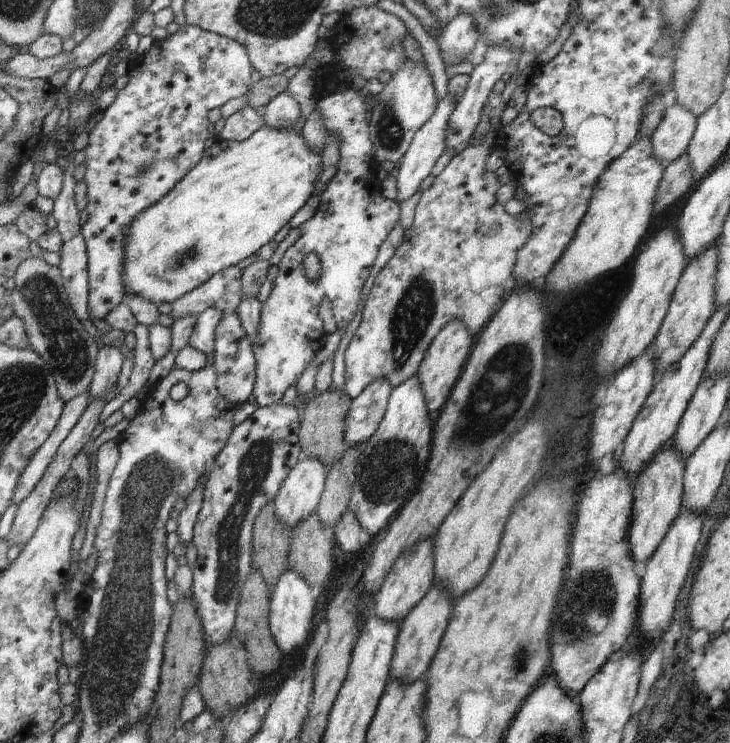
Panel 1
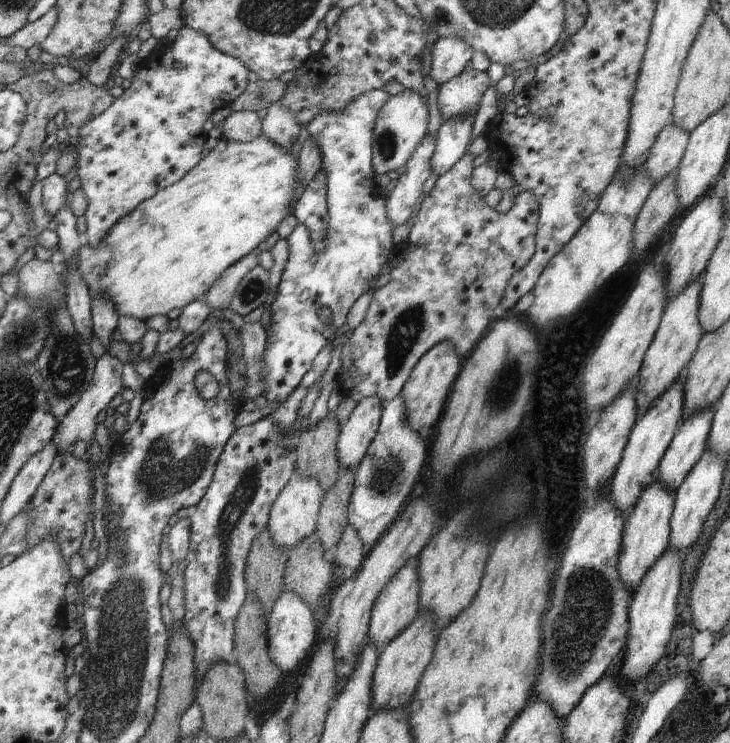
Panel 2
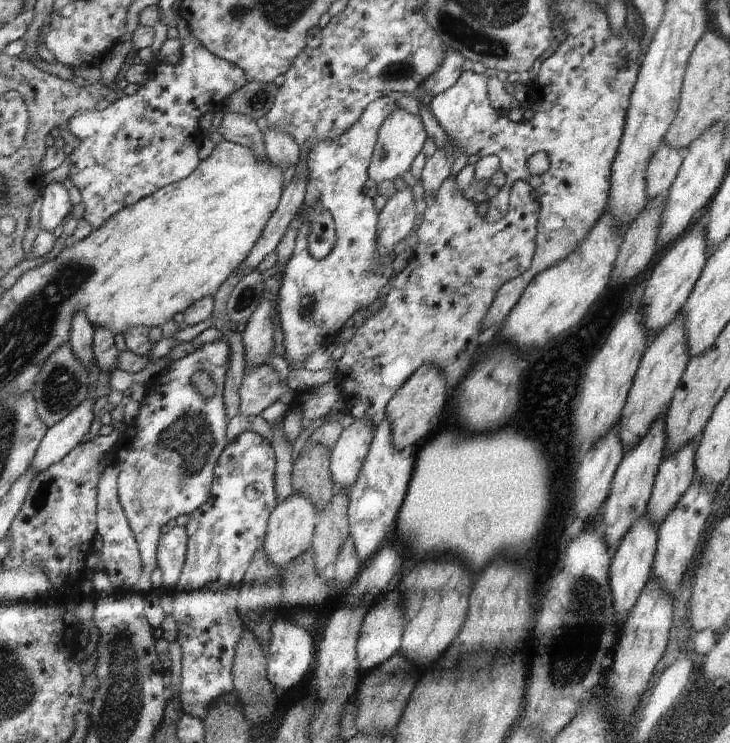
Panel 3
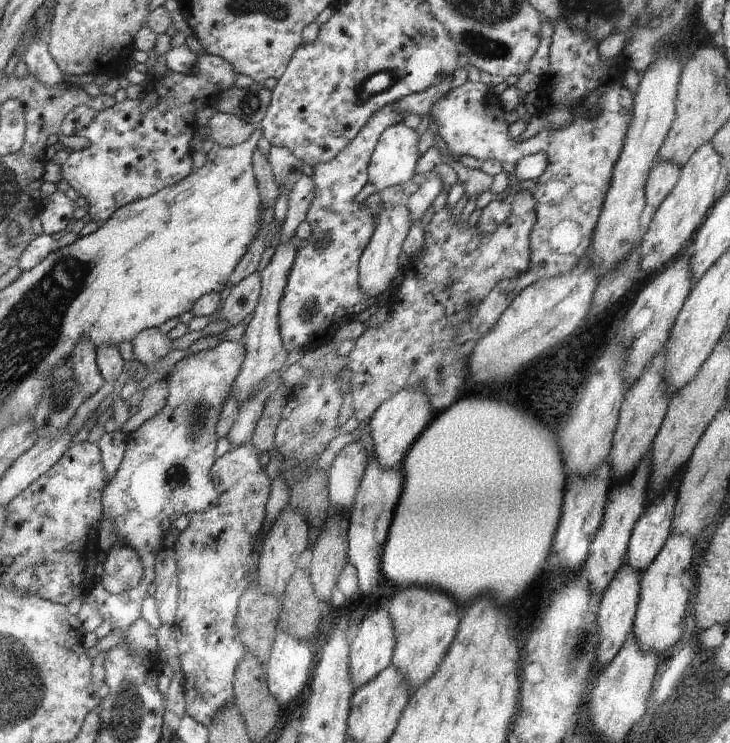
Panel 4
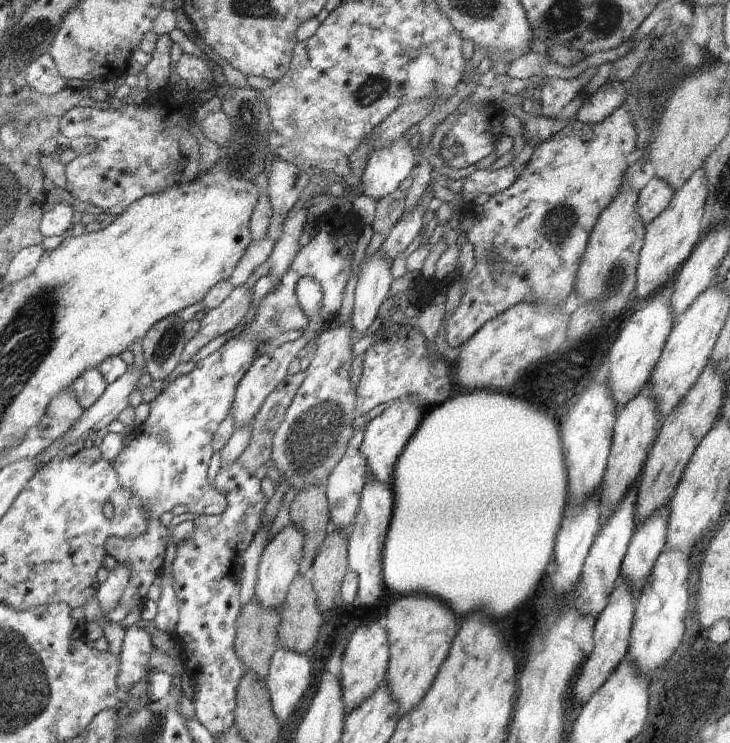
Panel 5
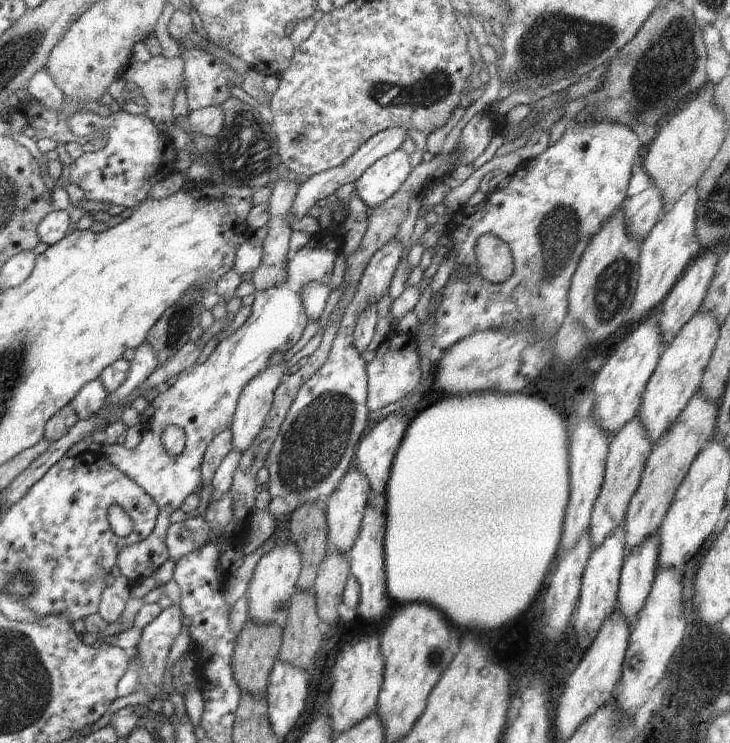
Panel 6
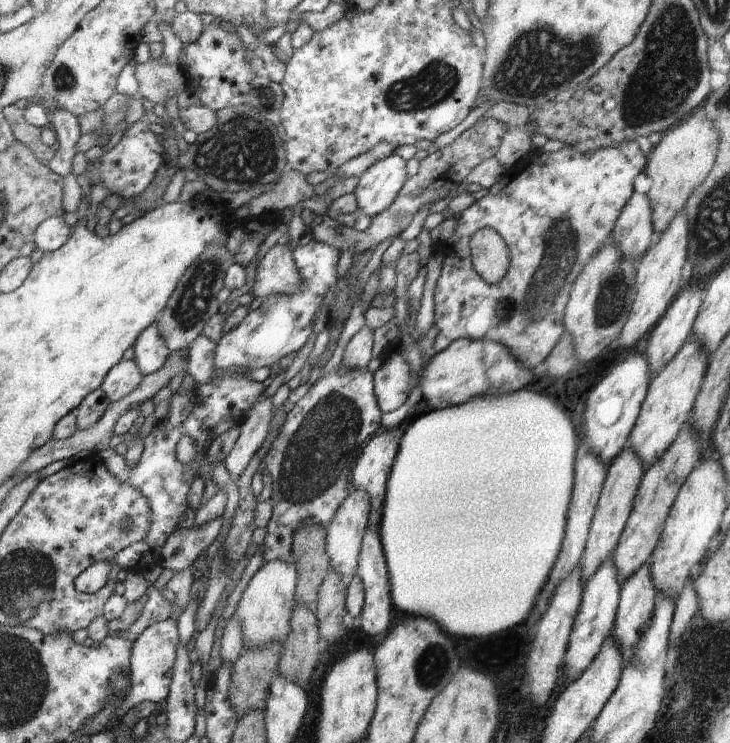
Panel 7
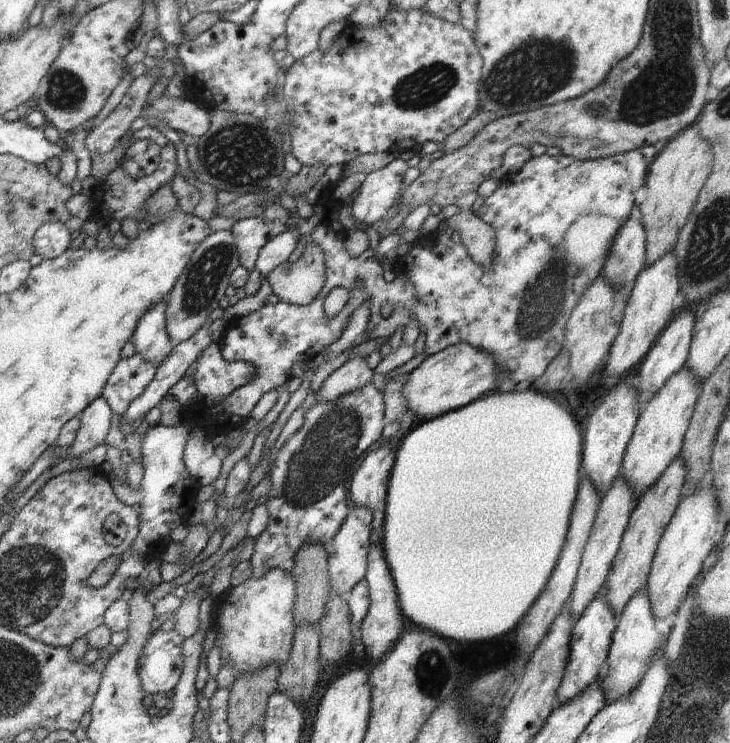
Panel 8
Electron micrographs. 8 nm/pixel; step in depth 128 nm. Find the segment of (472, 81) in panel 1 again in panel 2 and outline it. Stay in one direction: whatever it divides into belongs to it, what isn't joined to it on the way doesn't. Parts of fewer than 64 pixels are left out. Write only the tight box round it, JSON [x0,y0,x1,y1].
[429,117,474,176]

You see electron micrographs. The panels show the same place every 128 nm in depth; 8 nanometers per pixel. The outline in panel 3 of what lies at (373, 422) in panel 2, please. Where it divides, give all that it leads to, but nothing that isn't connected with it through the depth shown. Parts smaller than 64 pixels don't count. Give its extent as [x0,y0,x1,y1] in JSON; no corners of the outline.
[330,419,374,490]

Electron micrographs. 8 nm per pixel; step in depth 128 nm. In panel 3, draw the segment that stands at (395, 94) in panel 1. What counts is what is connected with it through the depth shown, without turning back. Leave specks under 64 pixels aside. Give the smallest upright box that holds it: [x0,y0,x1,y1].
[367,108,428,185]

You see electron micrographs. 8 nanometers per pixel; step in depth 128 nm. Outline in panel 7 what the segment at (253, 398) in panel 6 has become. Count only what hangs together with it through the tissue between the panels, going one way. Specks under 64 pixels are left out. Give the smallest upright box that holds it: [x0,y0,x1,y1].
[223,395,272,480]

